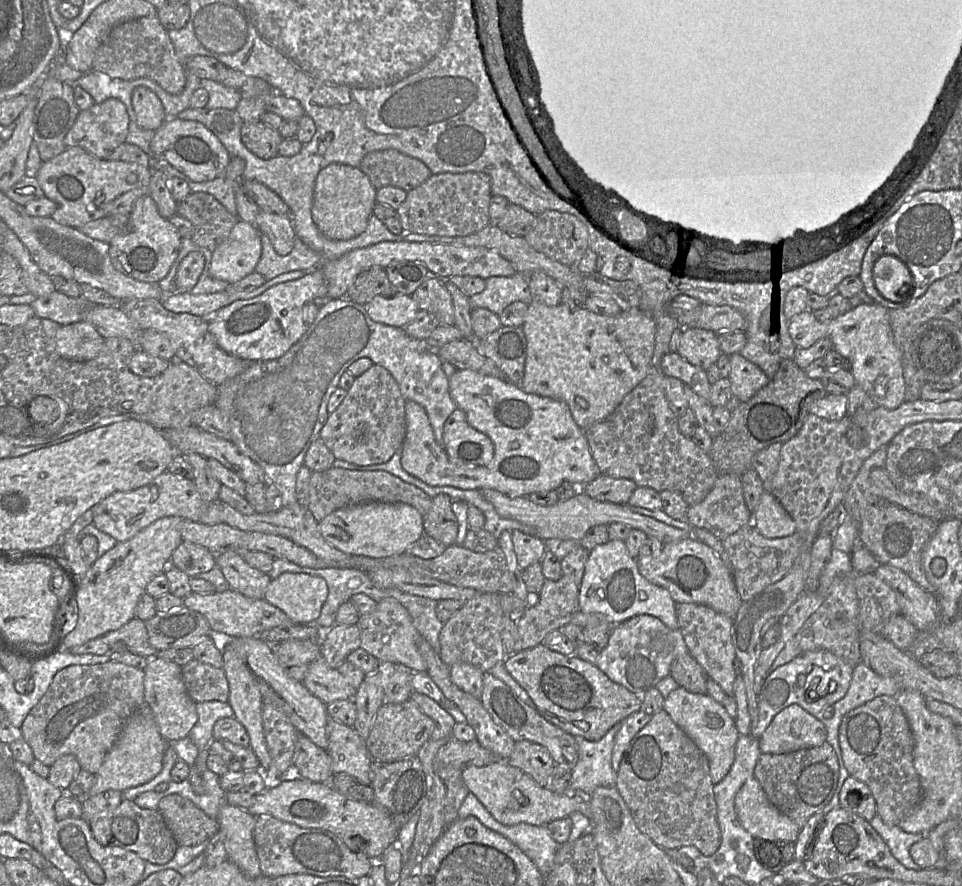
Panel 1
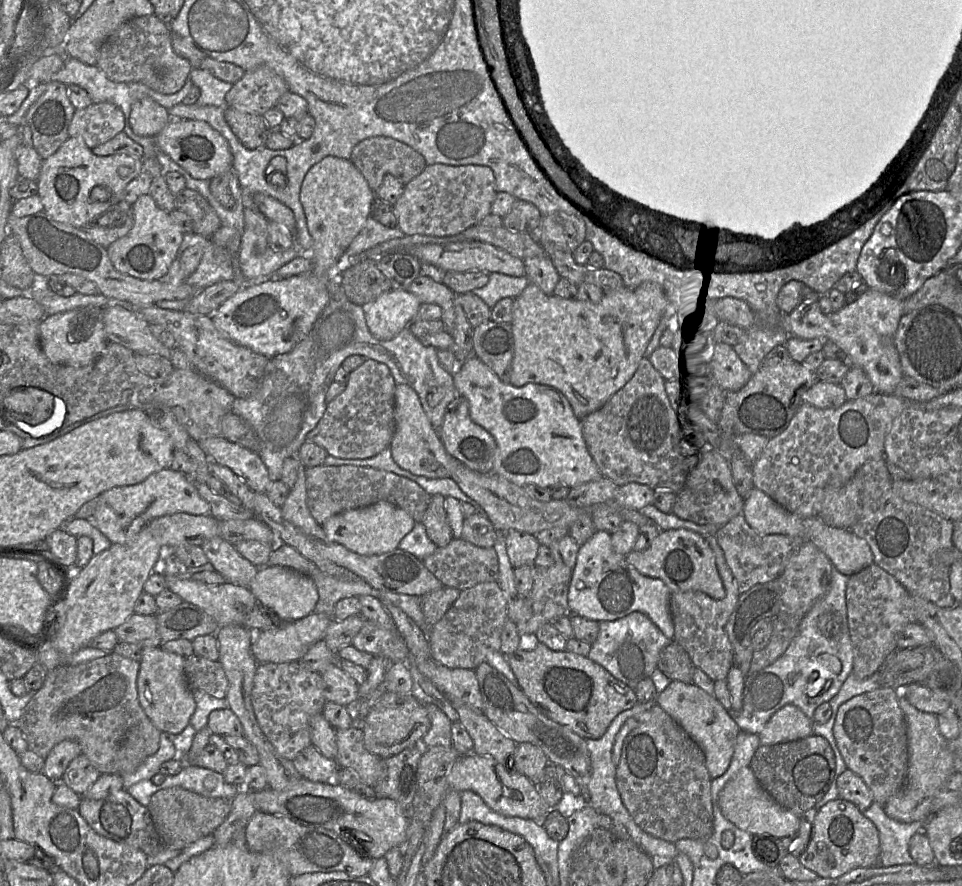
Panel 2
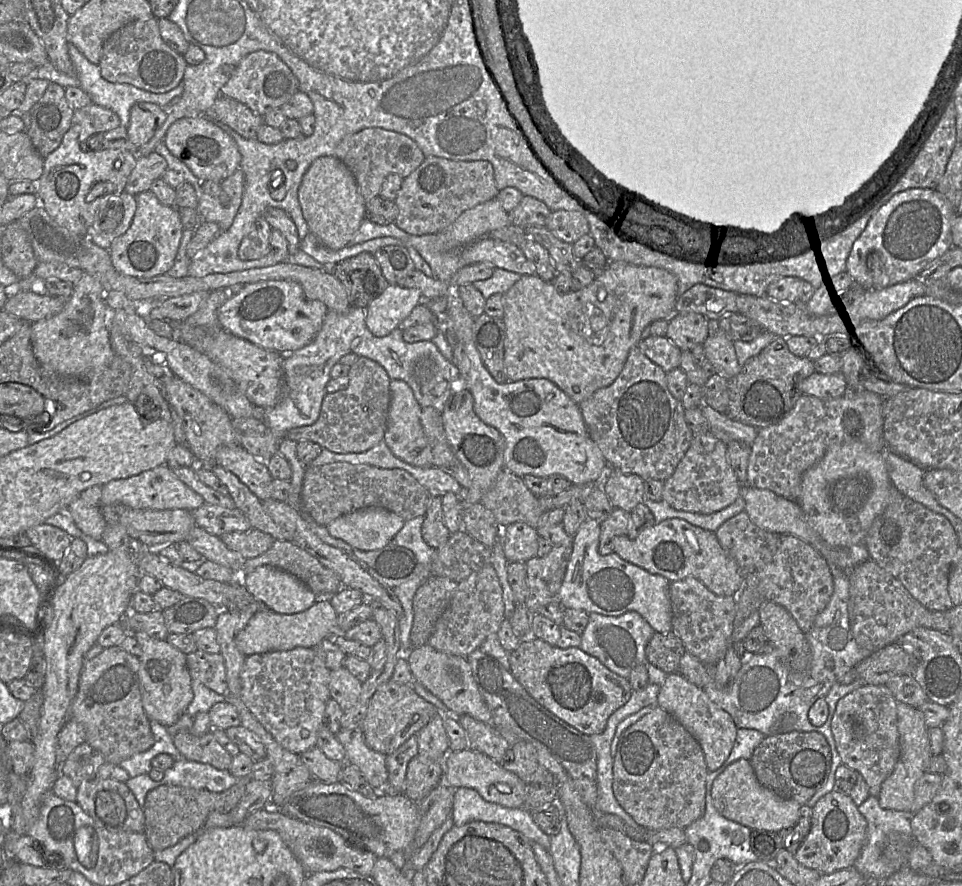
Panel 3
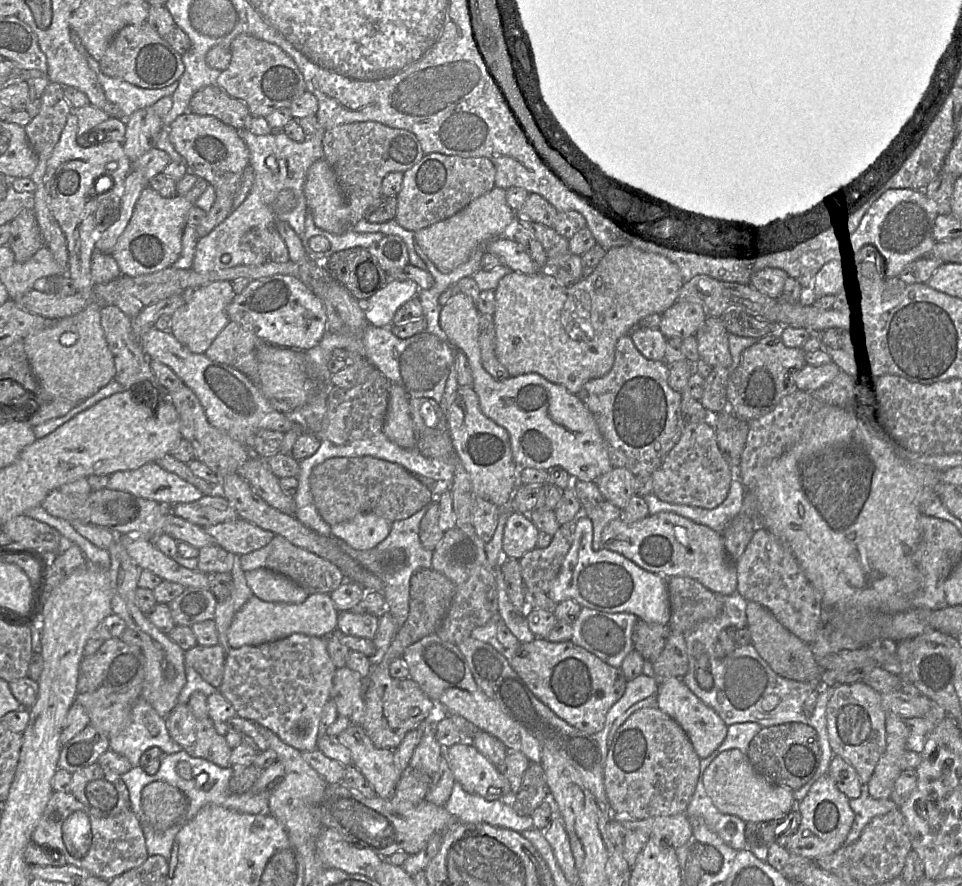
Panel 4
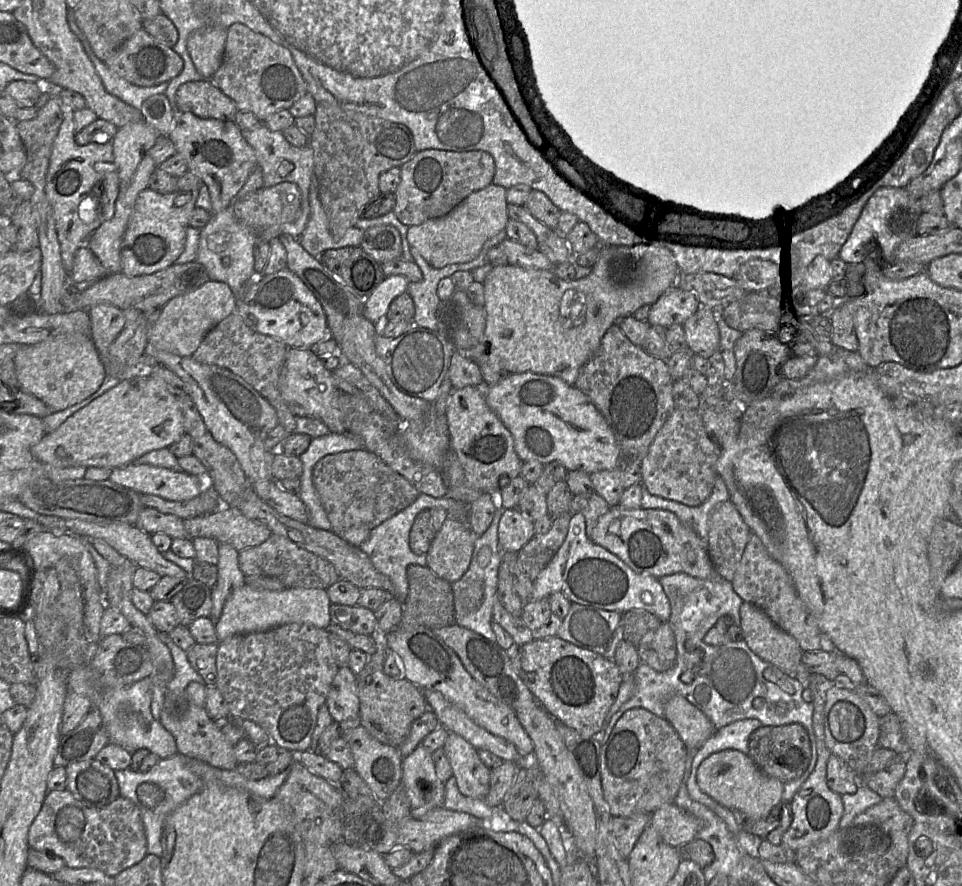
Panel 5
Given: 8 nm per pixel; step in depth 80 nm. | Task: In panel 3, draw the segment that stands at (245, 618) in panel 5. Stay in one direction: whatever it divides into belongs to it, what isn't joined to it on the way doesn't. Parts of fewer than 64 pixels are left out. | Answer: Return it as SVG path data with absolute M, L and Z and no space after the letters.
M329 600L316 601L309 609L296 614L279 614L262 607L235 637L238 650L245 656L272 651L287 651L296 647L312 648L321 640L333 637L338 614Z

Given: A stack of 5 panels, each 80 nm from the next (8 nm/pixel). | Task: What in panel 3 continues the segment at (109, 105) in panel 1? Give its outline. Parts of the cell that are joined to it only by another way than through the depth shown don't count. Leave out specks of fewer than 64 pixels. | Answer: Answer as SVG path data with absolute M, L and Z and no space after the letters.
M91 103L74 111L72 124L80 126L79 141L86 143L92 135L113 130L121 122L112 110Z

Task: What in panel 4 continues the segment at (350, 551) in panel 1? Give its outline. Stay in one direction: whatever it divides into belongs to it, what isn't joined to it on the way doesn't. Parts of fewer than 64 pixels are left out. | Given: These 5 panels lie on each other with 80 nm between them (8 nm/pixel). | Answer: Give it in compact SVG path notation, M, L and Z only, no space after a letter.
M372 513L358 514L350 520L331 526L331 536L342 539L358 550L377 546L390 533L392 522Z

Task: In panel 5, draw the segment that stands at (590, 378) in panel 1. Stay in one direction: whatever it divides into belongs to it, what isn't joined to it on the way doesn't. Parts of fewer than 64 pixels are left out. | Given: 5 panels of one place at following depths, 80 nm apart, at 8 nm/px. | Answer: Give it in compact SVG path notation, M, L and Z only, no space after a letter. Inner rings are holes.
M637 244L634 246L623 246L623 245L600 245L600 253L597 262L592 267L592 271L589 275L573 279L573 280L562 280L558 278L552 269L550 270L535 270L527 269L510 264L506 265L494 265L486 276L484 285L484 311L485 311L485 329L483 336L479 343L467 350L457 350L462 352L467 358L473 360L478 366L488 364L493 367L500 367L500 369L507 370L511 373L522 373L522 372L535 372L538 374L546 374L556 376L564 380L569 385L575 385L578 378L580 368L588 362L597 349L600 346L601 340L606 331L612 326L617 325L617 322L627 316L633 315L639 308L643 306L651 306L654 304L665 292L673 288L677 284L679 277L678 265L673 257L672 253L662 247L648 246L645 244ZM631 258L637 264L637 278L625 284L617 284L611 277L611 264L616 259L629 259Z

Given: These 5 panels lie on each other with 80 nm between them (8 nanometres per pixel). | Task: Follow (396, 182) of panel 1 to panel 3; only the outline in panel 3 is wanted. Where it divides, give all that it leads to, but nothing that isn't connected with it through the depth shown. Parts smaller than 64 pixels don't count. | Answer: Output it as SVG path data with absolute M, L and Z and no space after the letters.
M376 127L344 137L335 148L333 156L339 158L352 172L366 202L380 194L382 183L388 175L397 174L405 178L426 158L418 144L410 137Z

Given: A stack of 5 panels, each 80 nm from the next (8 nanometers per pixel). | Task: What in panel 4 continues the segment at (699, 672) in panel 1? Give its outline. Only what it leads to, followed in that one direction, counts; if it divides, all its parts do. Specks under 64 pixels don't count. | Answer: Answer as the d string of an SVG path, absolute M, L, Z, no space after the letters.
M638 619L632 630L632 642L647 661L654 661L663 651L669 634L669 625L664 626Z

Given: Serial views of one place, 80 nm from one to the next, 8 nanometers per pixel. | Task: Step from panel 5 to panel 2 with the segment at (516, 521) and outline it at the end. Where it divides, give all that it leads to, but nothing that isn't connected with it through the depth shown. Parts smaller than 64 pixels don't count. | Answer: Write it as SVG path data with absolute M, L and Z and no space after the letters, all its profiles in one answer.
M511 529L505 532L507 554L514 568L534 565L540 543L533 534Z

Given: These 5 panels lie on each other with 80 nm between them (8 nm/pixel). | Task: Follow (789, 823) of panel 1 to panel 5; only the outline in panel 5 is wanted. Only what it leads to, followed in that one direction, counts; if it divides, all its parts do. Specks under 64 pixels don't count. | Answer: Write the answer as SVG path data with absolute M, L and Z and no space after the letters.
M726 749L713 753L698 767L696 780L700 789L723 807L744 816L767 818L783 802L784 784L761 772L748 754Z

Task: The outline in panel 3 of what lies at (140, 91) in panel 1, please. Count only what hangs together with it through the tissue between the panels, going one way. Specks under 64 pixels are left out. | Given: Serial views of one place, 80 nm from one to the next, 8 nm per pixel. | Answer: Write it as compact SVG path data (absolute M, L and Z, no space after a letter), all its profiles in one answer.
M137 102L130 110L129 140L140 149L162 127L167 118L164 108L151 102Z

